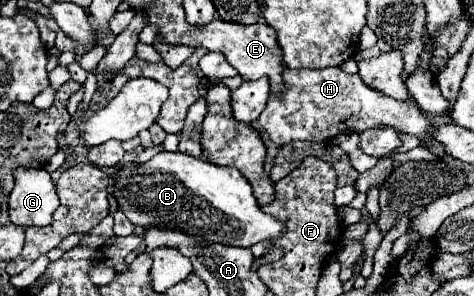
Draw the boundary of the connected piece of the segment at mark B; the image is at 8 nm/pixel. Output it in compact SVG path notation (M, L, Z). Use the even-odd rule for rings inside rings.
M162 150L144 164L128 162L114 166L112 196L126 218L144 230L172 228L196 238L242 248L274 240L284 230L276 218L258 208L250 182L236 168L216 166L180 152Z

